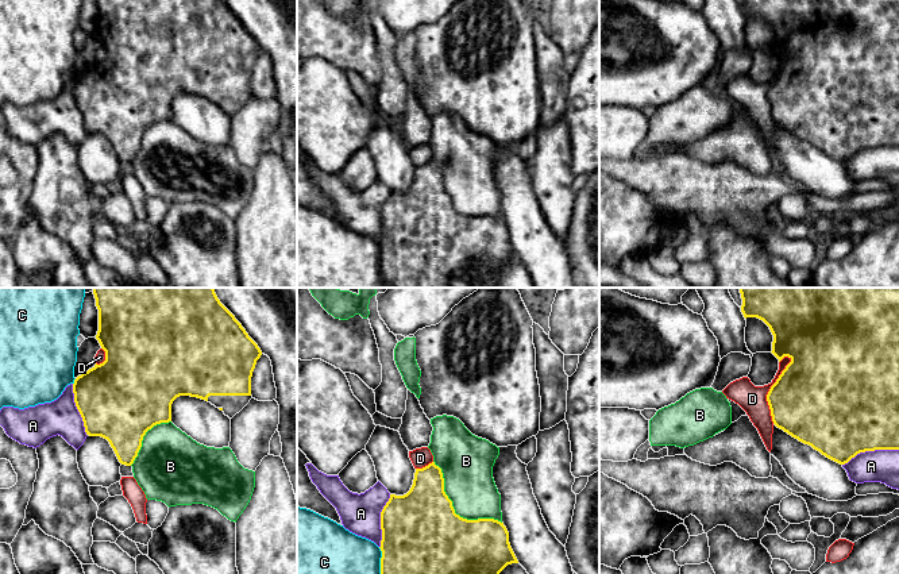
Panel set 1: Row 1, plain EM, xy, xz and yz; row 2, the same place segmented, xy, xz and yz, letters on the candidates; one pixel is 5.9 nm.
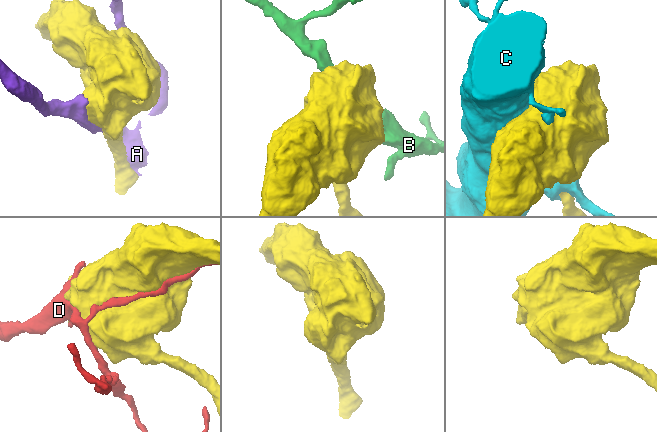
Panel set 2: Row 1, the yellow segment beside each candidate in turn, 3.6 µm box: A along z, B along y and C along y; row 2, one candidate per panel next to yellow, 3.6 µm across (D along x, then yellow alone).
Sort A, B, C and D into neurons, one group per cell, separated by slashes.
A / B / C / D

